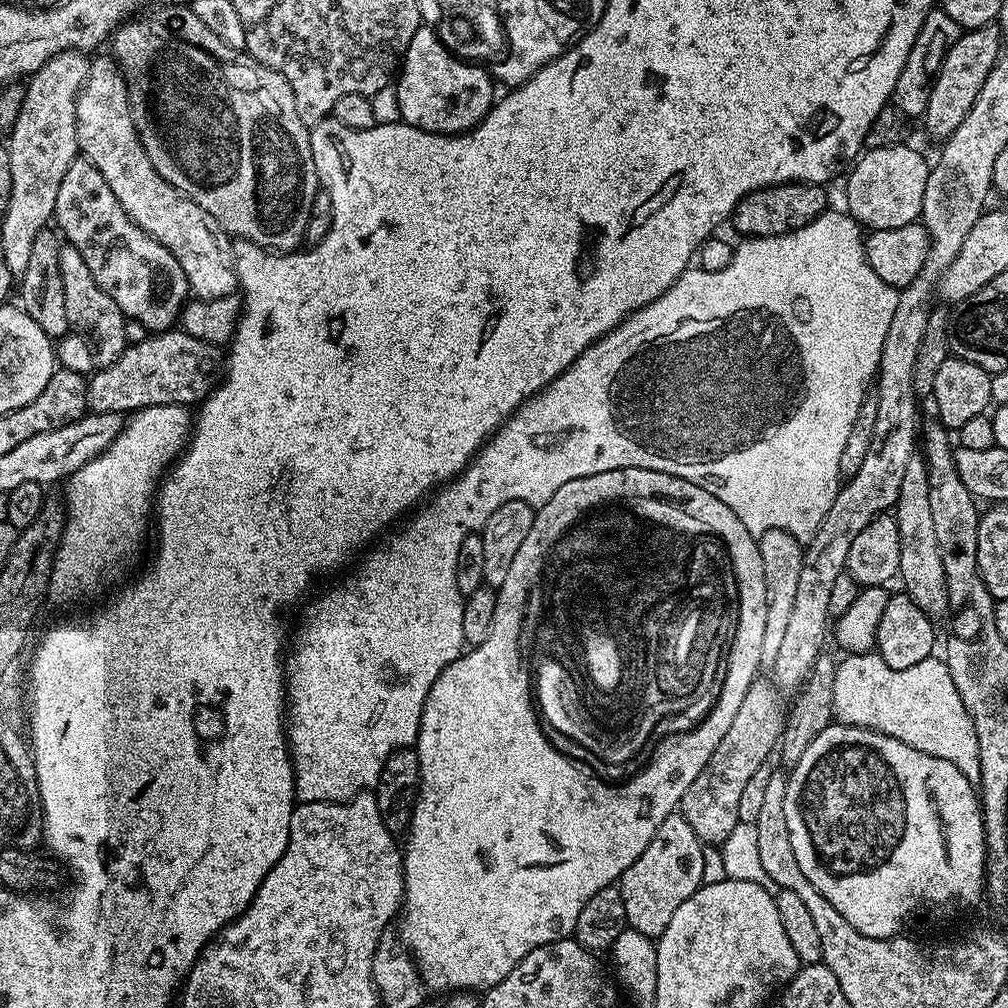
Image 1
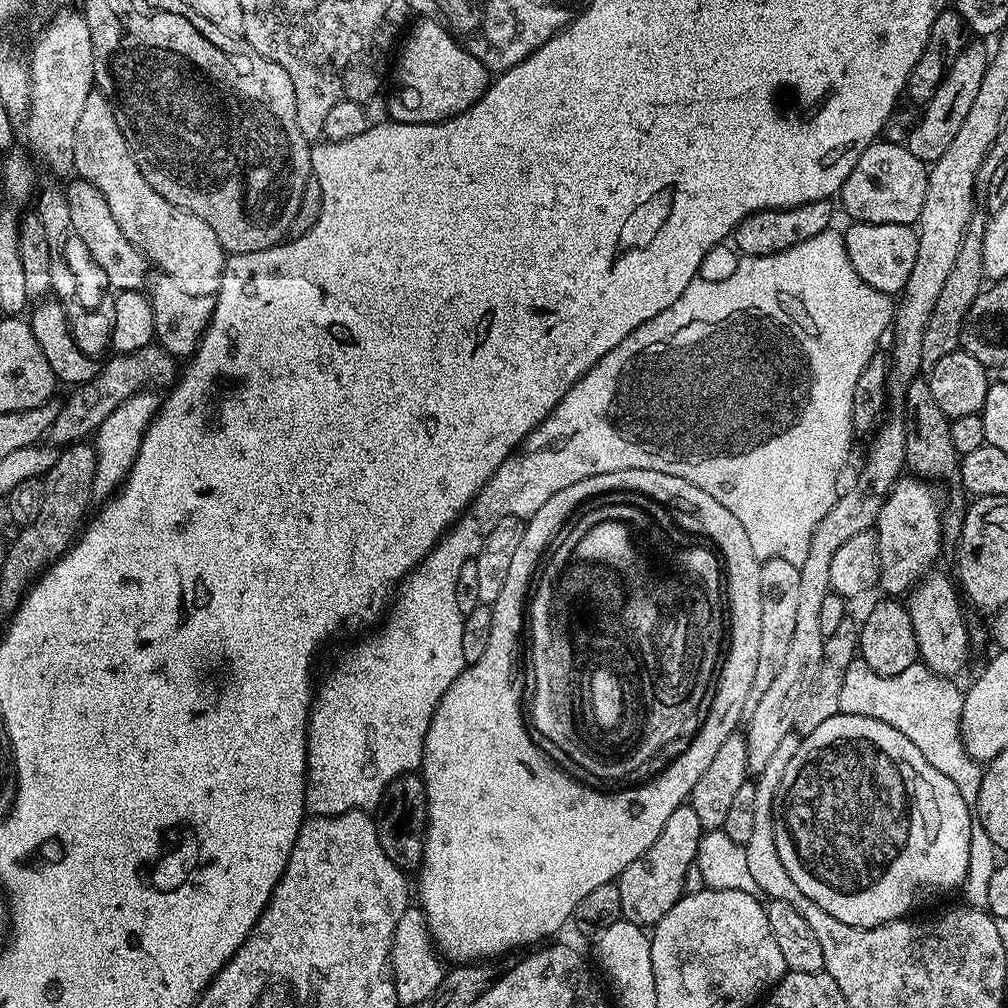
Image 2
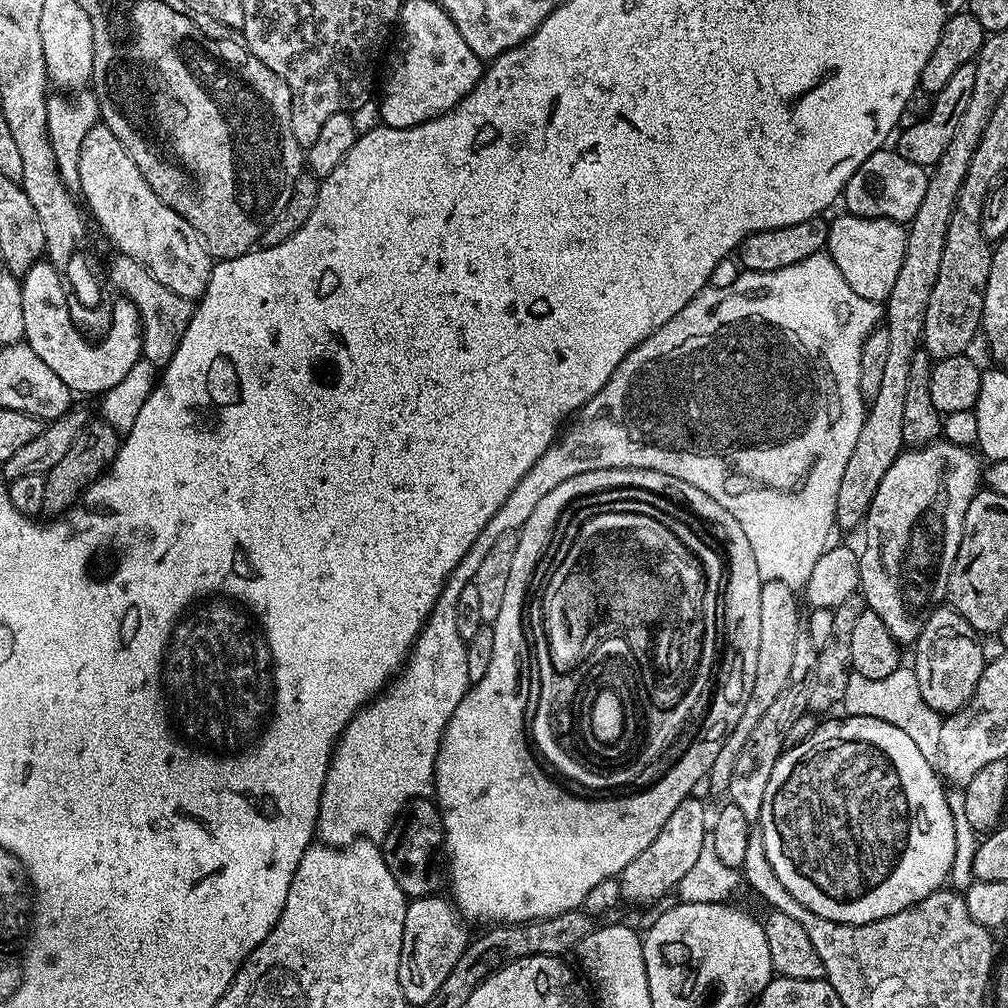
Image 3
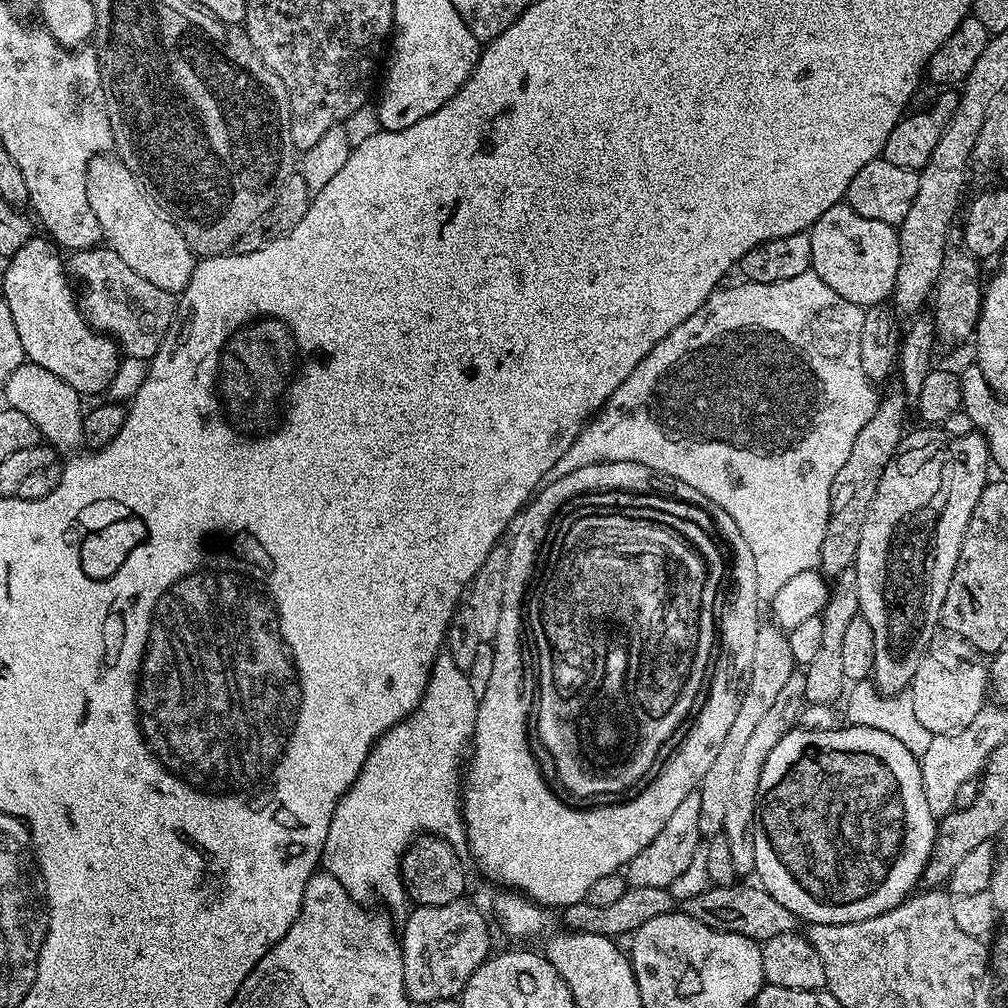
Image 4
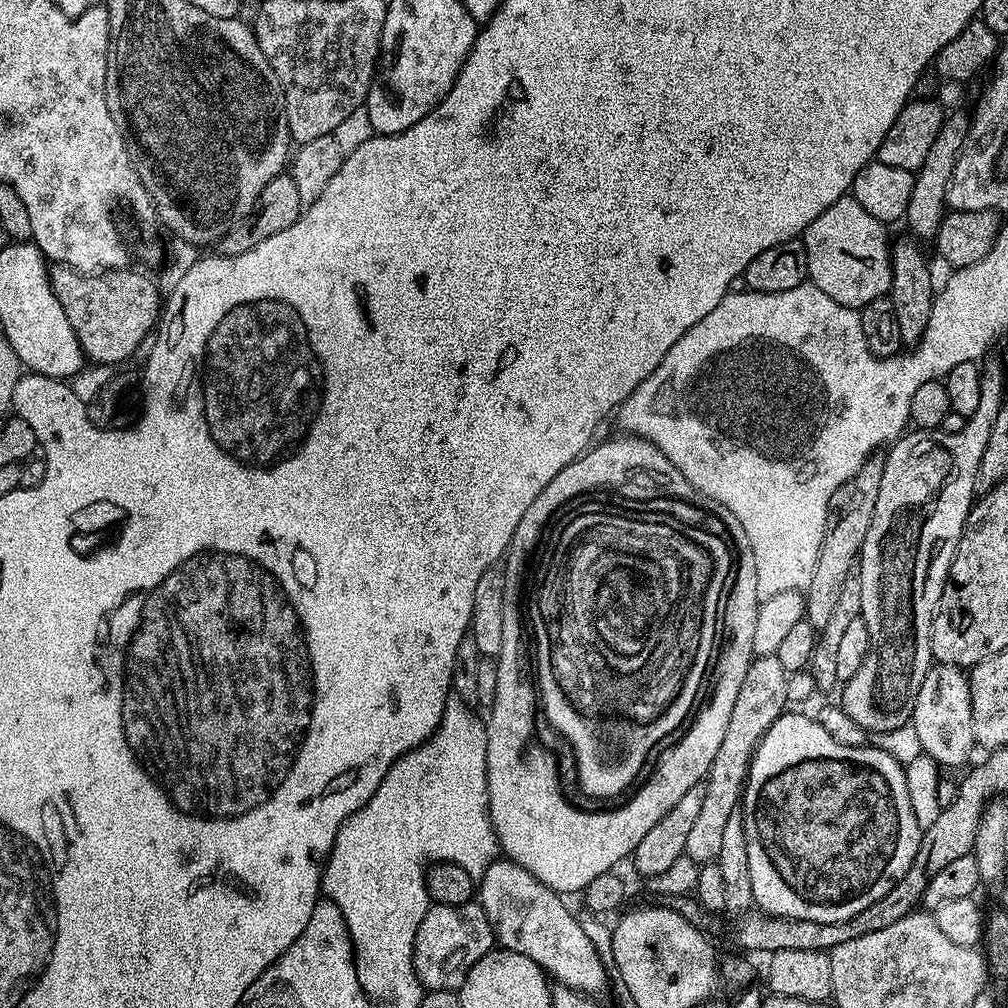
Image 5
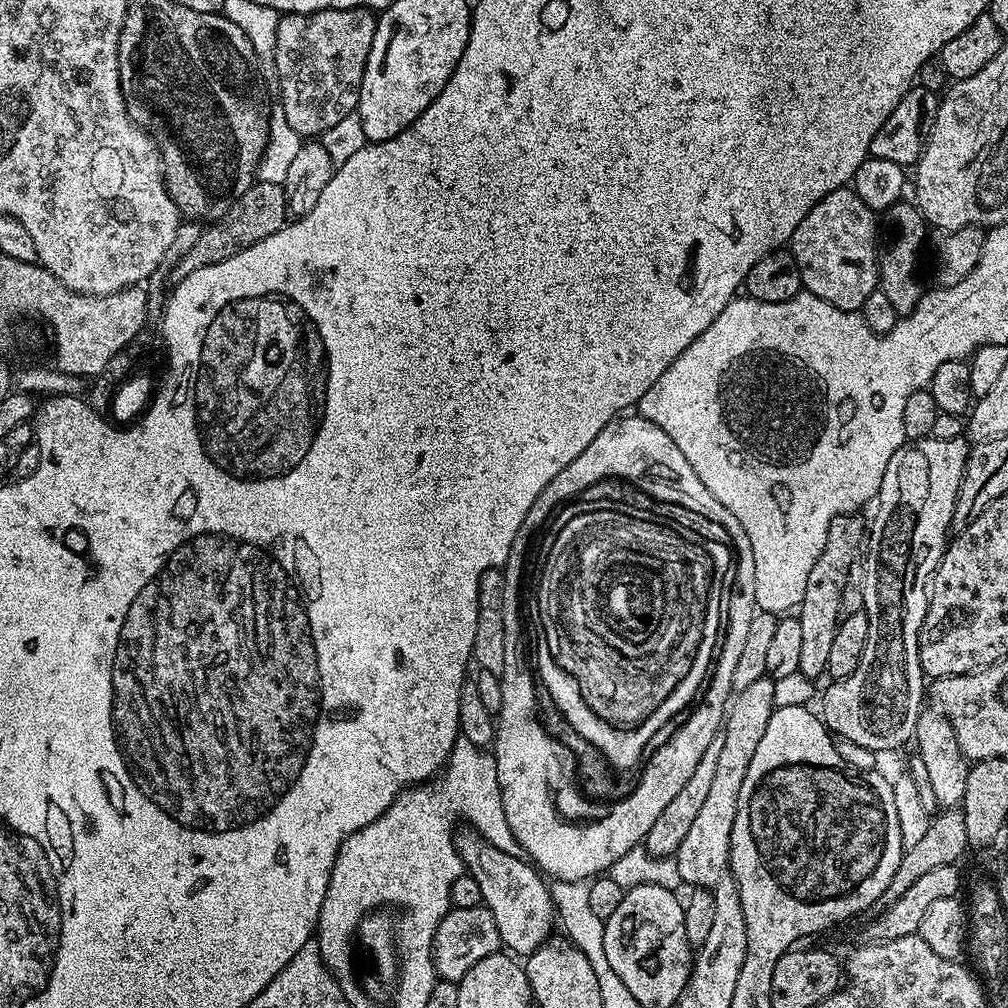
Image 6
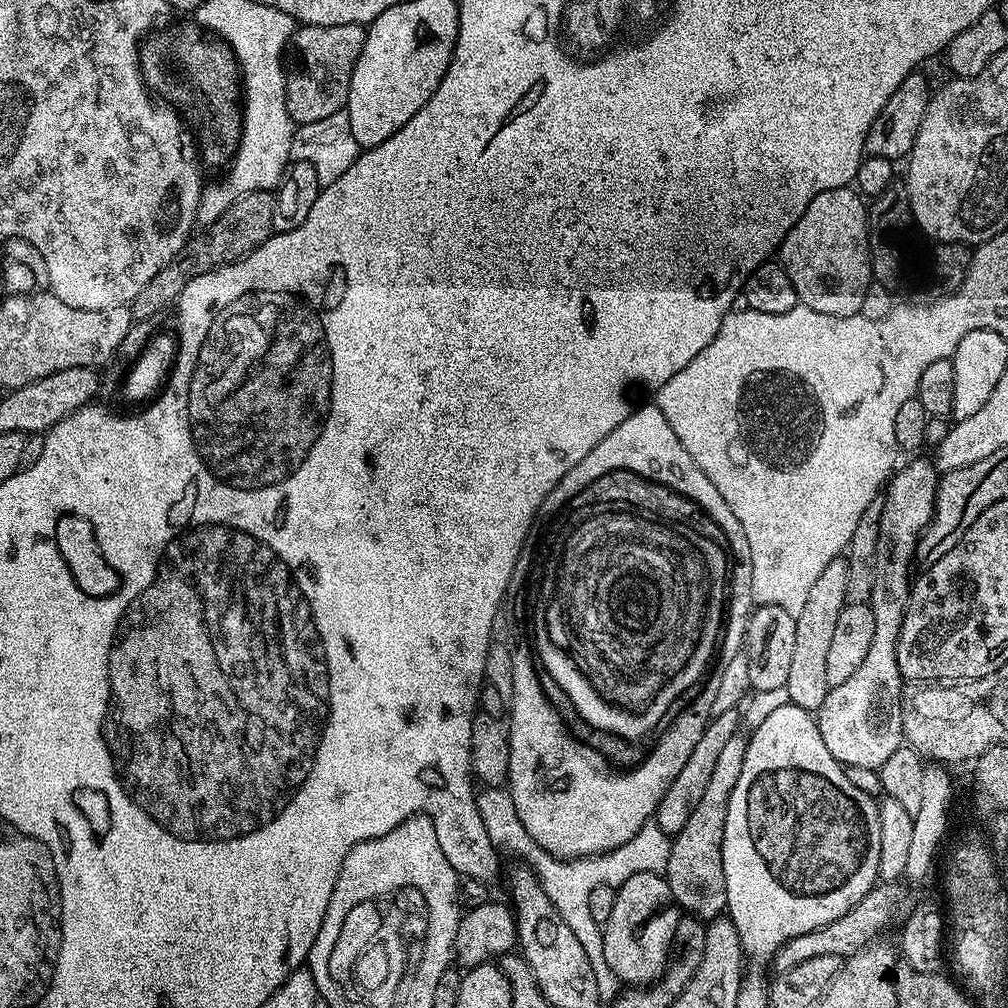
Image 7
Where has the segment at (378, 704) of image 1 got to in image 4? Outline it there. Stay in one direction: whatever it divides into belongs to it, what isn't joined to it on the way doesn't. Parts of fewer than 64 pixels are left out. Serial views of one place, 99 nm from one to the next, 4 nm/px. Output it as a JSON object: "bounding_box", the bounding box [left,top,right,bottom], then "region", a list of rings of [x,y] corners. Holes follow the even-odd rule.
{"bounding_box":[322,270,878,908],"region":[[[811,270],[798,274],[798,278],[786,278],[786,282],[774,282],[773,284],[750,284],[739,282],[733,288],[721,286],[710,294],[710,298],[697,312],[690,314],[682,326],[678,326],[610,394],[610,398],[603,404],[600,411],[584,425],[584,429],[574,438],[570,450],[550,466],[547,474],[549,481],[558,478],[566,478],[566,474],[574,474],[582,466],[594,466],[595,464],[629,464],[638,462],[655,472],[661,472],[664,477],[674,479],[673,481],[694,486],[698,494],[710,498],[714,506],[726,510],[730,518],[742,530],[742,538],[750,546],[750,554],[754,554],[754,570],[758,578],[758,594],[761,601],[770,602],[783,585],[796,577],[803,571],[815,569],[820,563],[820,551],[822,550],[822,538],[826,534],[826,522],[830,514],[830,498],[832,497],[832,487],[834,477],[838,475],[838,470],[842,470],[842,465],[846,462],[846,457],[850,454],[850,449],[854,446],[854,438],[862,431],[862,426],[870,422],[874,415],[874,410],[878,403],[877,385],[868,380],[862,374],[862,362],[858,358],[858,334],[862,334],[862,318],[864,309],[854,302],[846,302],[842,294],[830,290],[822,278]],[[447,654],[437,656],[420,707],[415,708],[407,720],[395,724],[378,737],[358,778],[344,791],[330,818],[330,830],[326,830],[322,868],[338,878],[338,882],[342,882],[345,890],[358,902],[368,902],[364,900],[377,892],[392,908],[409,903],[400,877],[400,859],[409,844],[421,834],[440,836],[457,850],[467,849],[468,835],[462,811],[462,765],[474,734],[477,703],[478,697],[470,686],[467,671],[454,666],[454,658]]]}

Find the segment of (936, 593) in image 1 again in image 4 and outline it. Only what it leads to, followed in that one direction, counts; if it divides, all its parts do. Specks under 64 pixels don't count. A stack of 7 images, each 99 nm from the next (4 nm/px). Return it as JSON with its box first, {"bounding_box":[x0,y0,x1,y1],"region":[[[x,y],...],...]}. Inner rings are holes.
{"bounding_box":[910,631,990,736],"region":[[[941,631],[933,636],[922,654],[922,662],[918,662],[918,670],[910,685],[910,699],[918,722],[922,722],[928,732],[938,736],[959,732],[960,729],[970,726],[970,722],[974,722],[974,718],[986,707],[984,695],[987,692],[990,692],[990,668],[986,663],[985,653],[979,652],[970,642],[950,632]]]}

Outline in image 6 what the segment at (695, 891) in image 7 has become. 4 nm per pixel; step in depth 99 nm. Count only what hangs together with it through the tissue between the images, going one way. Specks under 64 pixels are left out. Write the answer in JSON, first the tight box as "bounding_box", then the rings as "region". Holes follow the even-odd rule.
{"bounding_box":[674,678,777,890],"region":[[[763,678],[731,697],[722,725],[722,751],[718,757],[711,789],[674,857],[678,874],[685,884],[711,890],[720,879],[729,875],[730,834],[734,830],[734,817],[738,815],[738,794],[742,791],[746,770],[750,770],[754,750],[758,750],[762,734],[766,734],[766,722],[770,722],[777,707],[775,687],[777,685],[771,679]]]}

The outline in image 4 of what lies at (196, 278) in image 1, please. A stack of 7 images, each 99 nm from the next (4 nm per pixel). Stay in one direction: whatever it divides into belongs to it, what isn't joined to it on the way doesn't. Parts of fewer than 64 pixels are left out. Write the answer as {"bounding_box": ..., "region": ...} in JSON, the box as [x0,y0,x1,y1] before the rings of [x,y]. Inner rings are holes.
{"bounding_box":[86,154,198,294],"region":[[[101,154],[89,162],[86,198],[90,198],[90,210],[94,210],[94,218],[98,218],[103,243],[112,248],[114,254],[118,254],[118,258],[122,258],[122,262],[126,262],[126,266],[134,270],[134,274],[142,274],[142,278],[146,278],[146,282],[154,282],[158,290],[166,290],[173,294],[184,291],[198,263],[196,253],[186,242],[175,220],[153,200],[147,188],[140,183],[140,179],[115,155]]]}

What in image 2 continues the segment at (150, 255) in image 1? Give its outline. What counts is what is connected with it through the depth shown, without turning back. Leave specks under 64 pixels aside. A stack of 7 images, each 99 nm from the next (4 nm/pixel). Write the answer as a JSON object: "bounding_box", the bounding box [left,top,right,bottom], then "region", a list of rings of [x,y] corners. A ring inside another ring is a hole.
{"bounding_box":[64,178,150,292],"region":[[[79,178],[73,179],[73,181],[73,184],[64,192],[66,202],[70,206],[72,234],[86,242],[87,249],[90,250],[90,254],[93,255],[98,266],[106,272],[113,289],[121,292],[143,289],[150,280],[148,257],[139,248],[132,245],[130,238],[126,238],[126,234],[122,234],[118,222],[114,222],[114,214],[110,214],[110,206],[106,206],[104,195],[90,182]]]}

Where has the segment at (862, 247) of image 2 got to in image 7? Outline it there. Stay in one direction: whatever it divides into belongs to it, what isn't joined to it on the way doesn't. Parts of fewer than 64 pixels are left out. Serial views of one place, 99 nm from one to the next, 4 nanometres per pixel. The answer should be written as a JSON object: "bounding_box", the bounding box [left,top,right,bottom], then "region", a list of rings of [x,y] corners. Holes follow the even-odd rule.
{"bounding_box":[778,186,872,316],"region":[[[852,186],[822,190],[786,234],[778,249],[778,260],[790,282],[794,282],[797,301],[803,307],[831,316],[857,315],[862,294],[866,294],[872,280],[865,197]]]}

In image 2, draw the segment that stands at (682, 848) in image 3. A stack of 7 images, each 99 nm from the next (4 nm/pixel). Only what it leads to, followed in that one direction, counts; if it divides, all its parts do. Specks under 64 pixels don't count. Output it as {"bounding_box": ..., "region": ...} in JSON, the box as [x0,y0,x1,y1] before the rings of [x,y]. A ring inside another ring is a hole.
{"bounding_box":[618,803,705,926],"region":[[[691,803],[680,804],[678,810],[666,818],[666,826],[662,826],[662,834],[654,838],[650,850],[634,858],[634,862],[630,862],[630,866],[626,866],[618,878],[622,894],[620,914],[623,919],[631,924],[654,926],[666,914],[666,910],[670,910],[670,906],[677,904],[680,897],[685,895],[684,883],[688,880],[688,871],[693,871],[700,837],[705,831]]]}

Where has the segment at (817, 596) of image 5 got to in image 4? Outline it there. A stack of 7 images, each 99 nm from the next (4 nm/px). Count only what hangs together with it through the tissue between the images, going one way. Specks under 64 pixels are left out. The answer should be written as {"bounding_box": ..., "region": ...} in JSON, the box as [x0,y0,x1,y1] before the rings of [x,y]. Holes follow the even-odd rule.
{"bounding_box":[819,386,910,578],"region":[[[895,386],[888,393],[879,397],[876,409],[870,422],[862,426],[858,438],[854,438],[854,446],[834,477],[832,497],[830,498],[830,514],[826,522],[826,534],[822,538],[819,571],[825,577],[834,578],[842,574],[842,570],[853,567],[858,554],[858,541],[862,539],[862,525],[866,522],[866,514],[870,514],[870,502],[874,502],[874,494],[878,490],[878,482],[882,482],[882,470],[894,458],[900,441],[906,435],[904,428],[904,411],[909,411],[910,401],[904,395],[904,389]]]}

